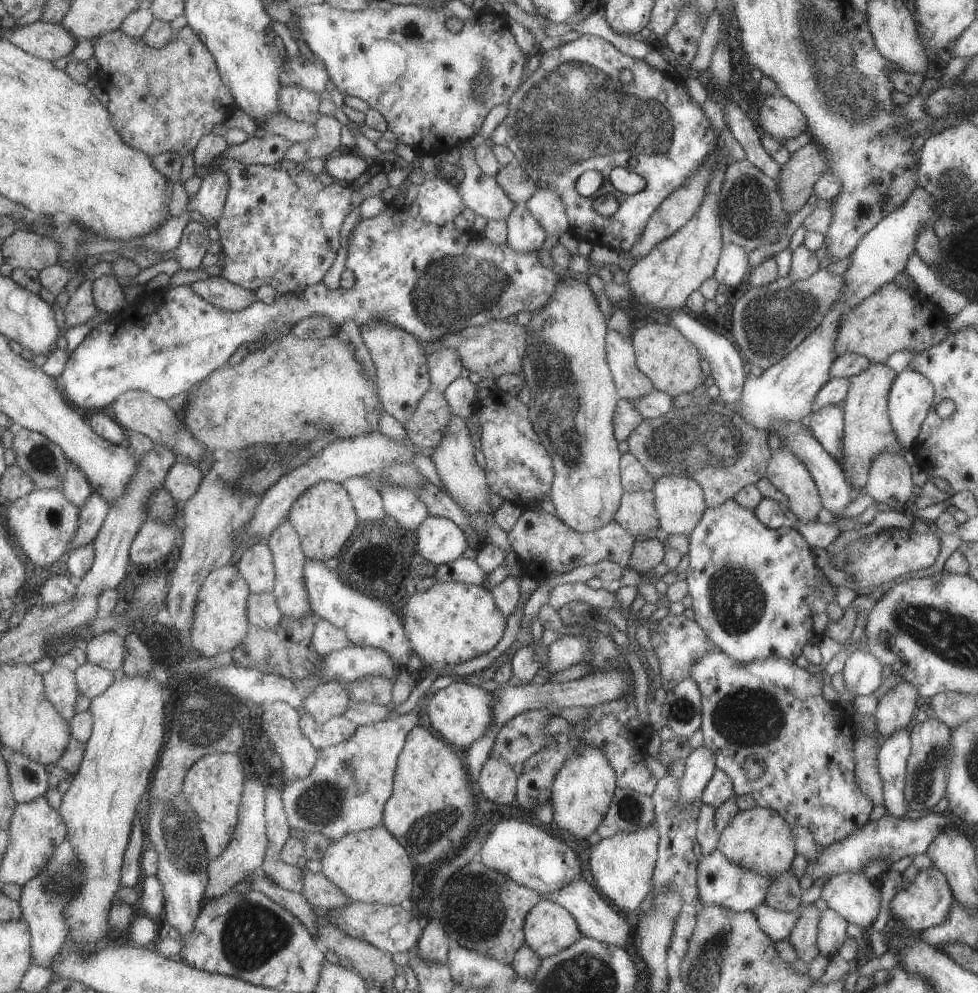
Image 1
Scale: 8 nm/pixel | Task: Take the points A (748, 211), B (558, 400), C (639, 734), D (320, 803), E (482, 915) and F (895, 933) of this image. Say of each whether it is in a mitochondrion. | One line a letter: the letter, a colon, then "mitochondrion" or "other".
A: mitochondrion
B: mitochondrion
C: other
D: mitochondrion
E: mitochondrion
F: other

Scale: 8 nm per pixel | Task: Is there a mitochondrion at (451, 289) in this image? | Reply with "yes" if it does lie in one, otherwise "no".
yes

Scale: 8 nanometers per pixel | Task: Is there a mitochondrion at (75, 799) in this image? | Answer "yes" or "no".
no

